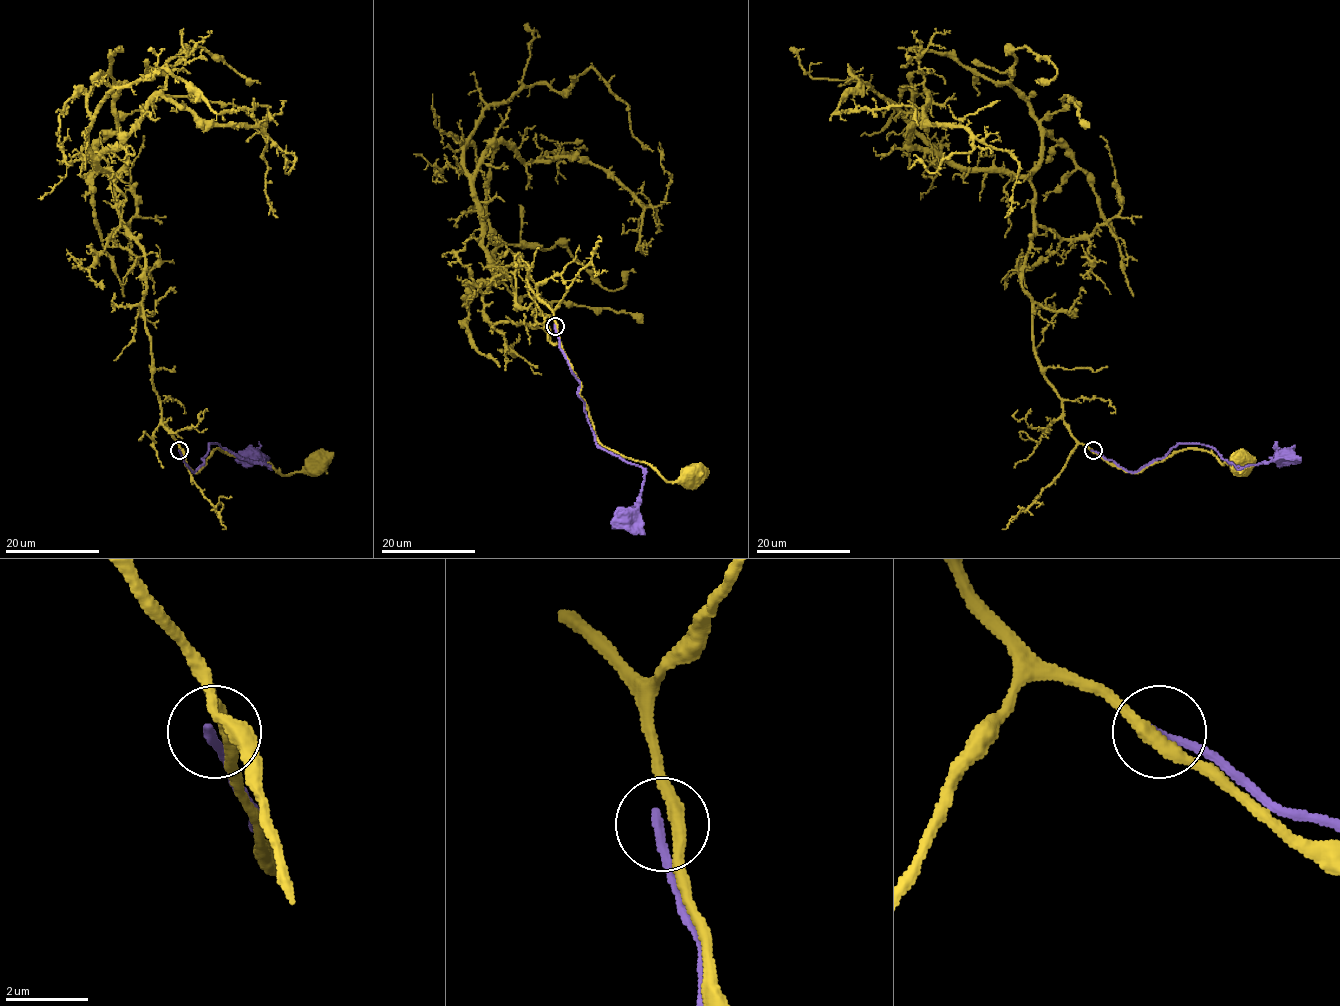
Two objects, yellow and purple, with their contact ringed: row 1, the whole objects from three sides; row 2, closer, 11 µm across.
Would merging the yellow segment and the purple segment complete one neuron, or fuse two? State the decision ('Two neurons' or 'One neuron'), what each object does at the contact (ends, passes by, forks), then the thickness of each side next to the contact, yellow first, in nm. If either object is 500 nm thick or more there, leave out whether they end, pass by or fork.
Two neurons. At the ring yellow passes by. At the ring purple ends. Thickness 320 nm (yellow) against 240 nm

